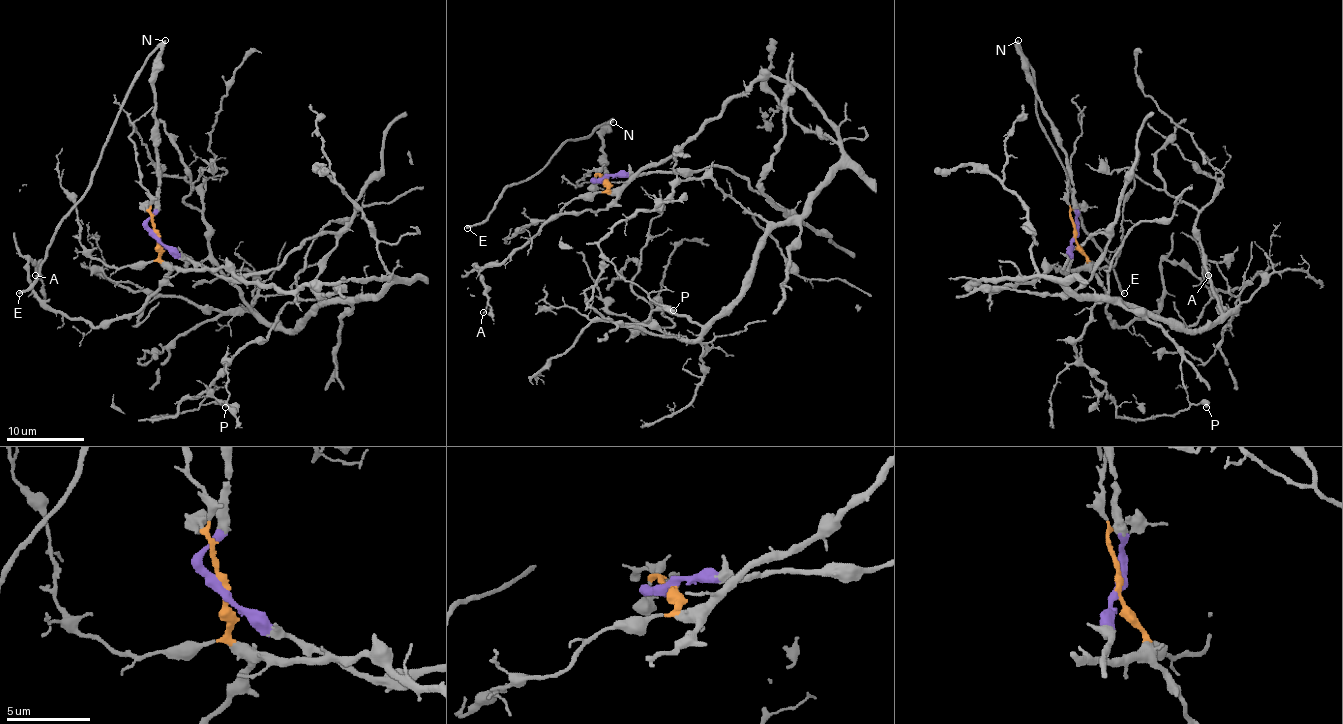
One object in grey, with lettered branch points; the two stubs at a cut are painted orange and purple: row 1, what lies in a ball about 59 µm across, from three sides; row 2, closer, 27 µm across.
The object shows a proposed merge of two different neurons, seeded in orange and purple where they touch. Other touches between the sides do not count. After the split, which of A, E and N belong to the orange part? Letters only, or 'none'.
A

